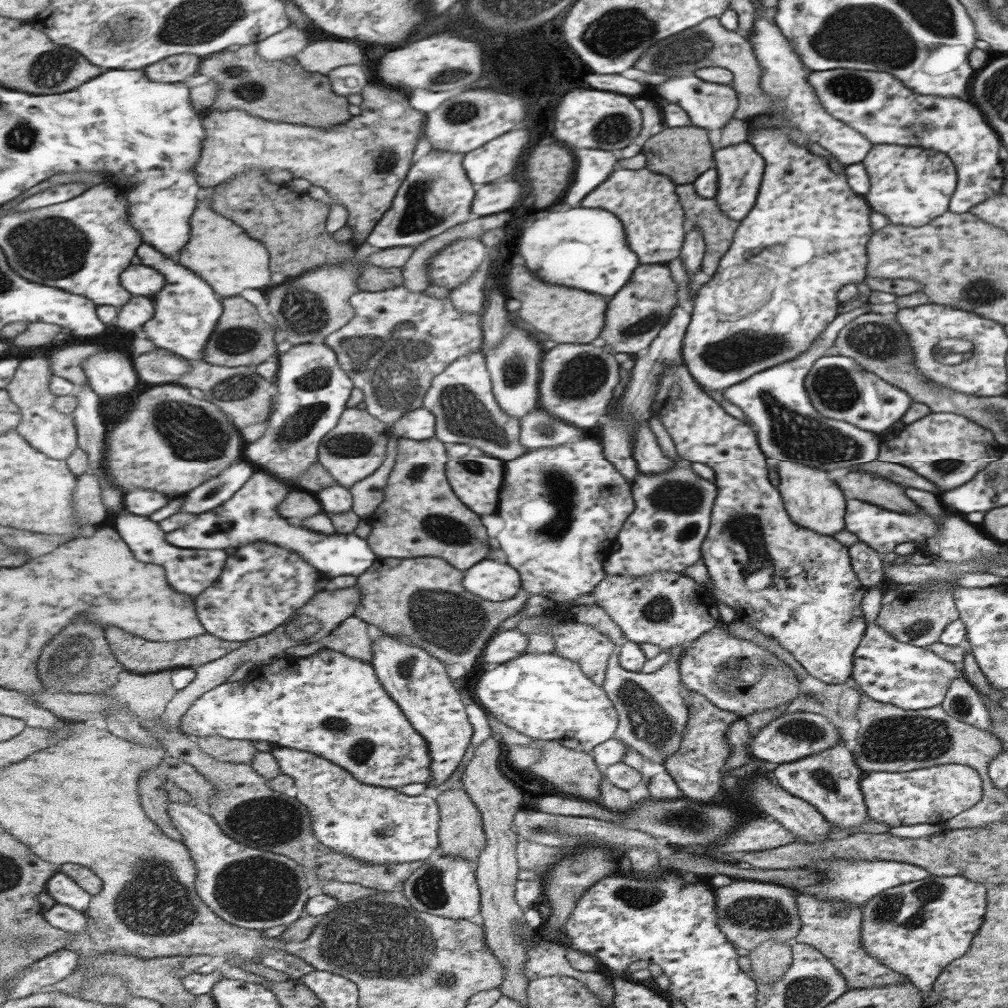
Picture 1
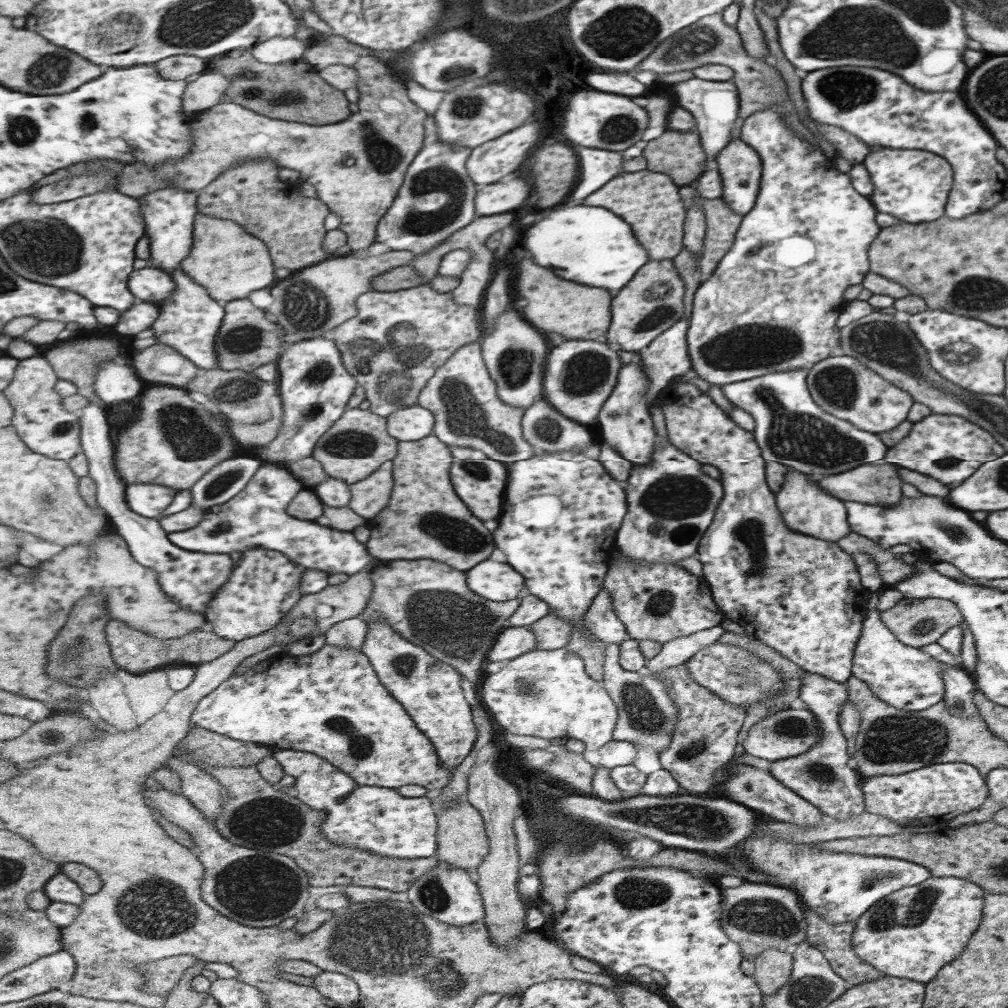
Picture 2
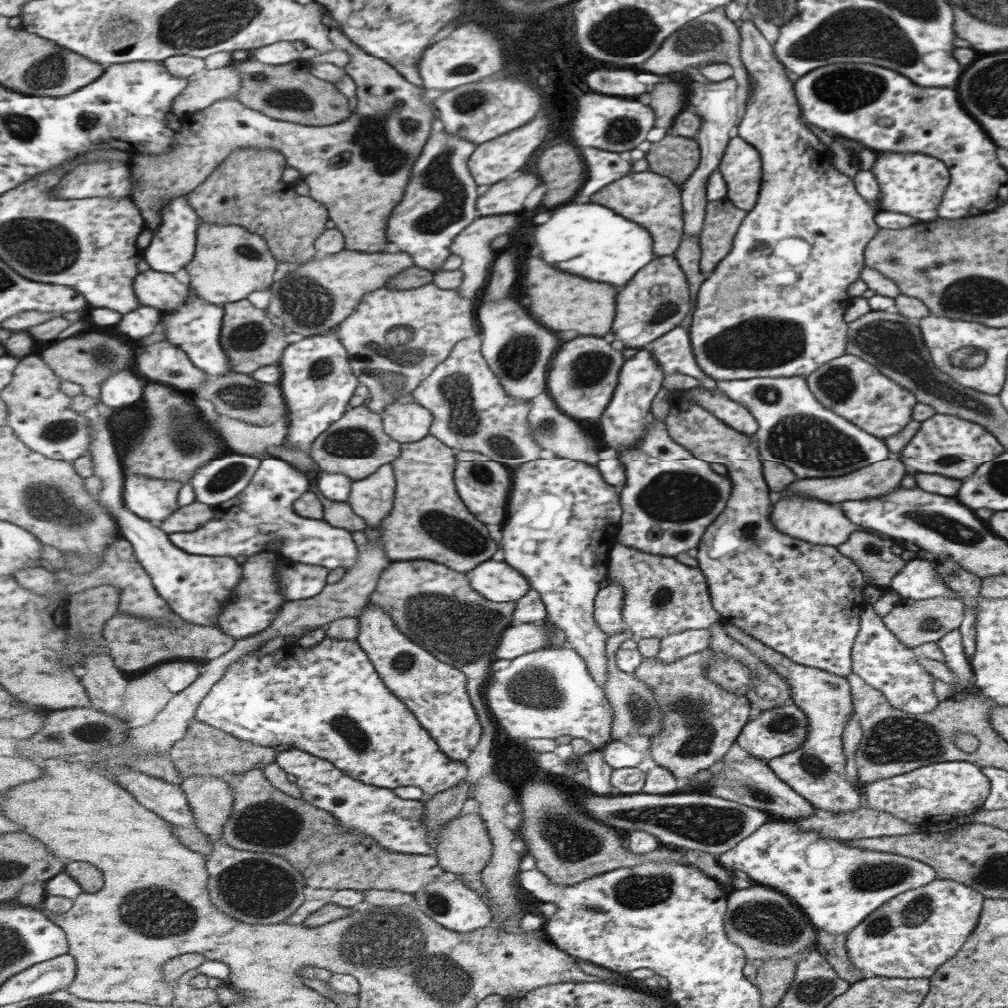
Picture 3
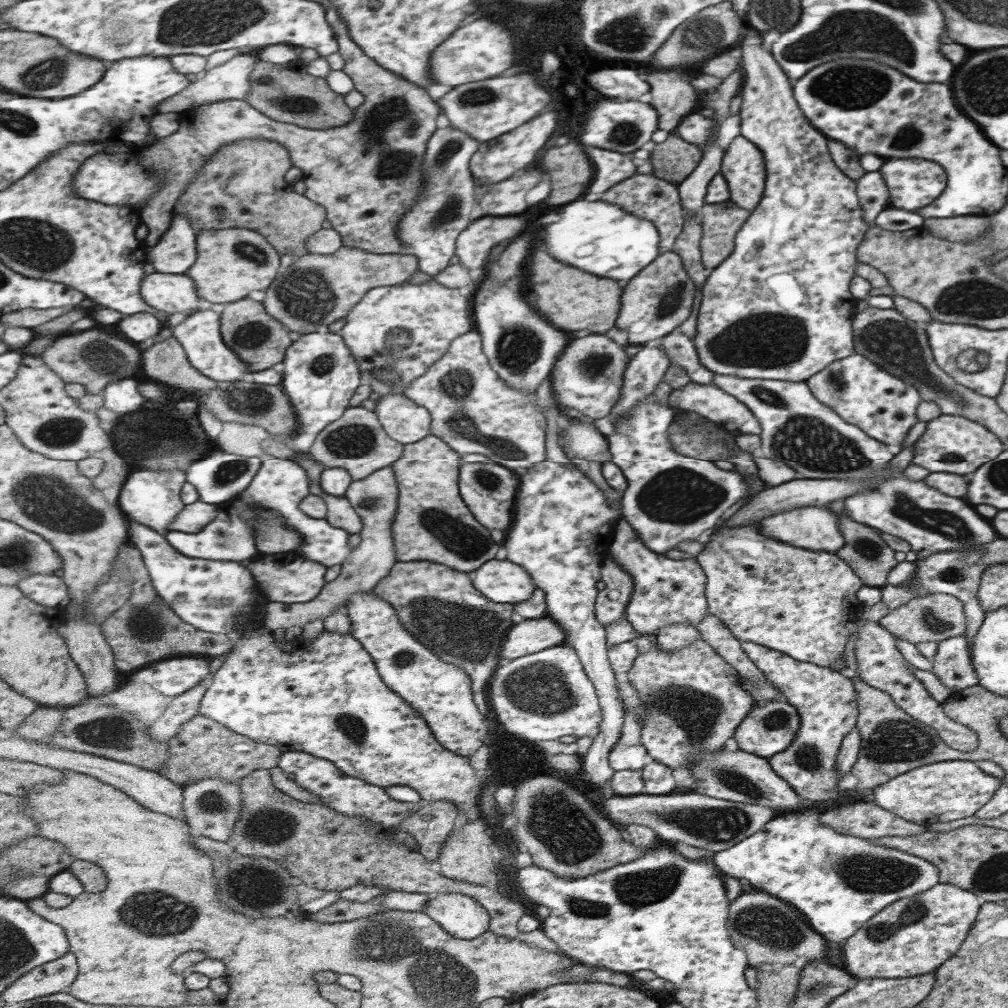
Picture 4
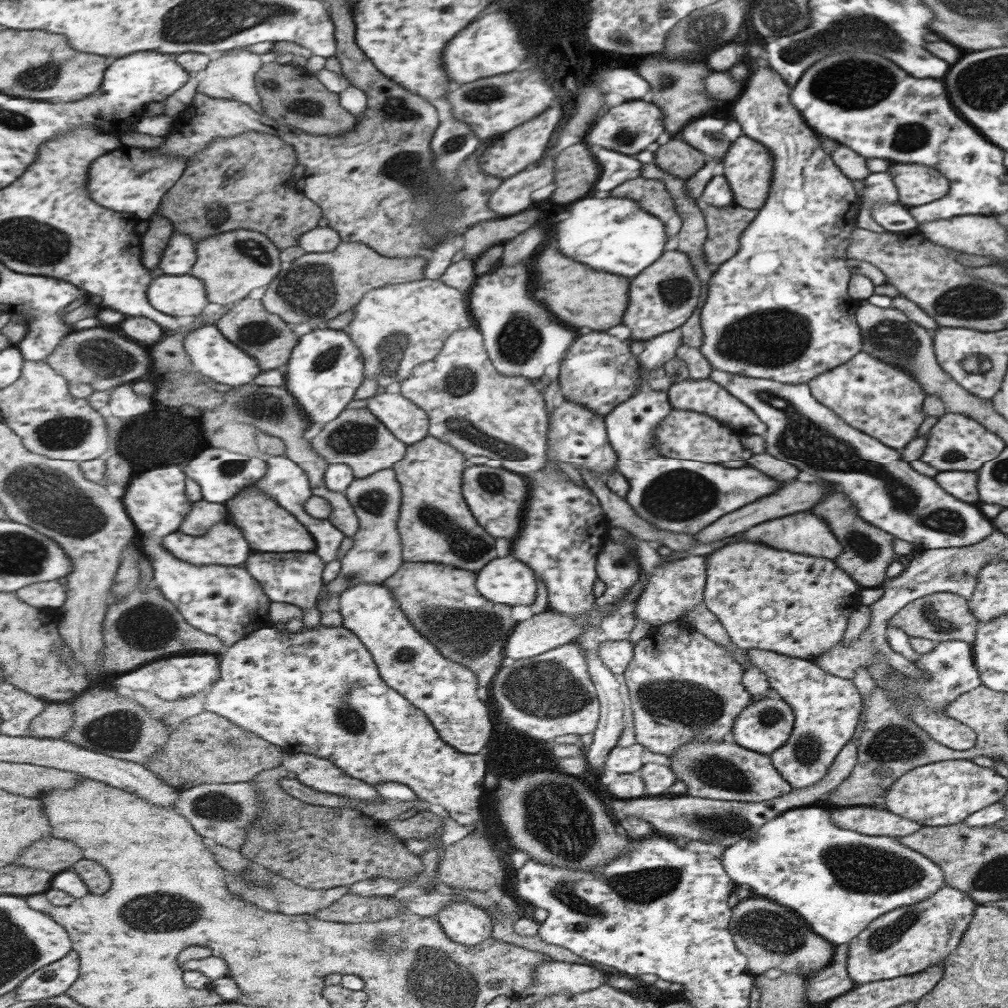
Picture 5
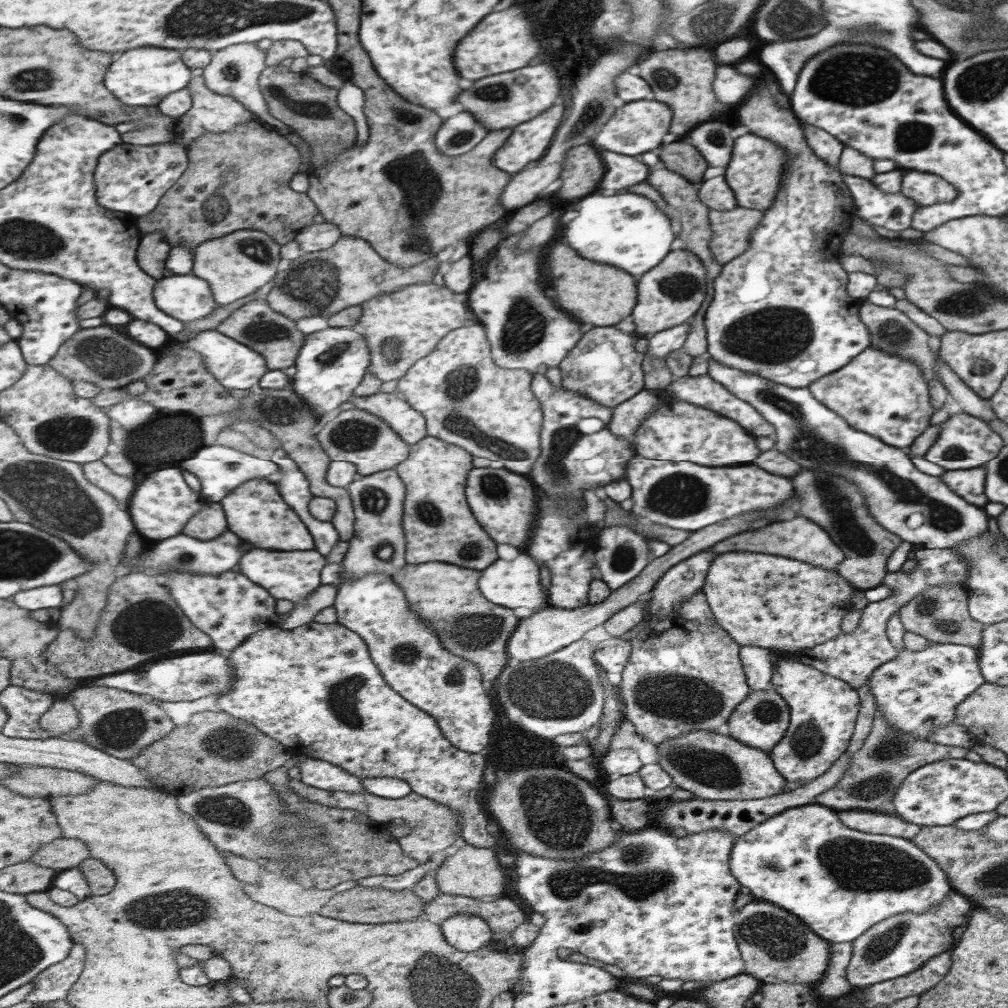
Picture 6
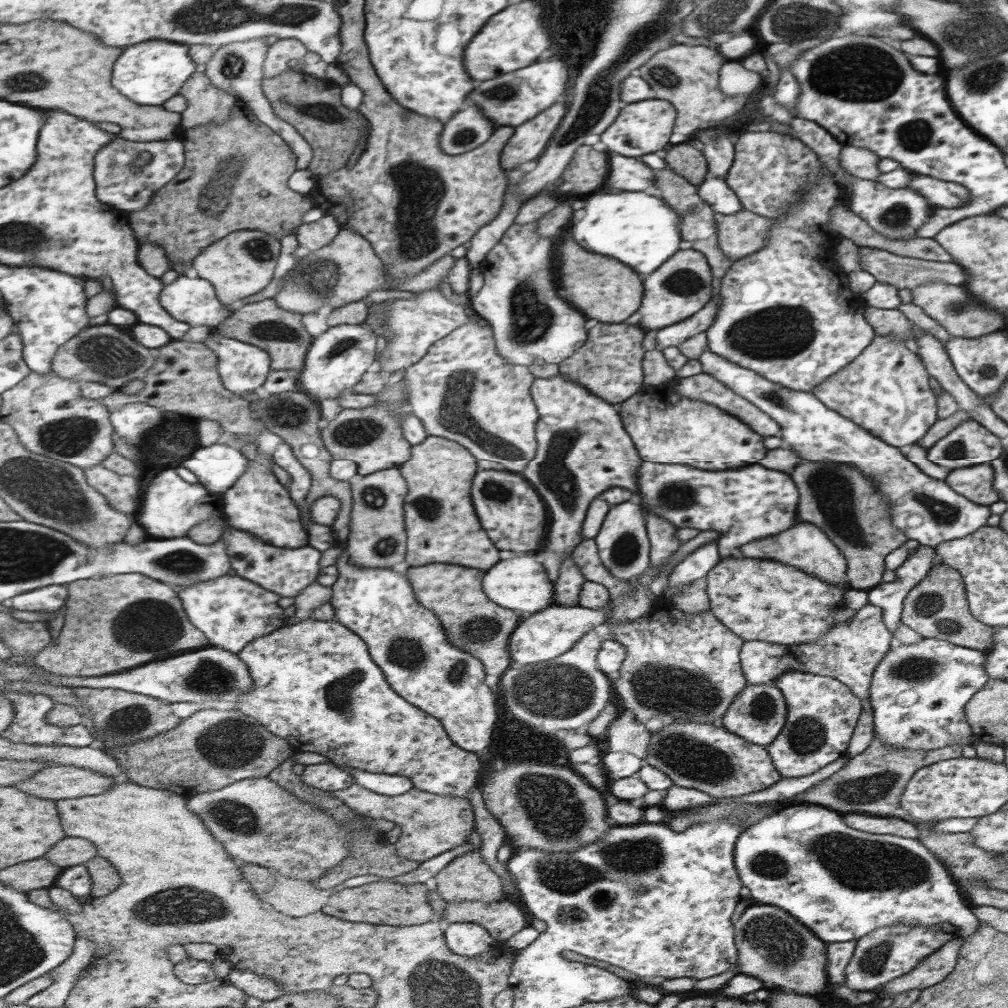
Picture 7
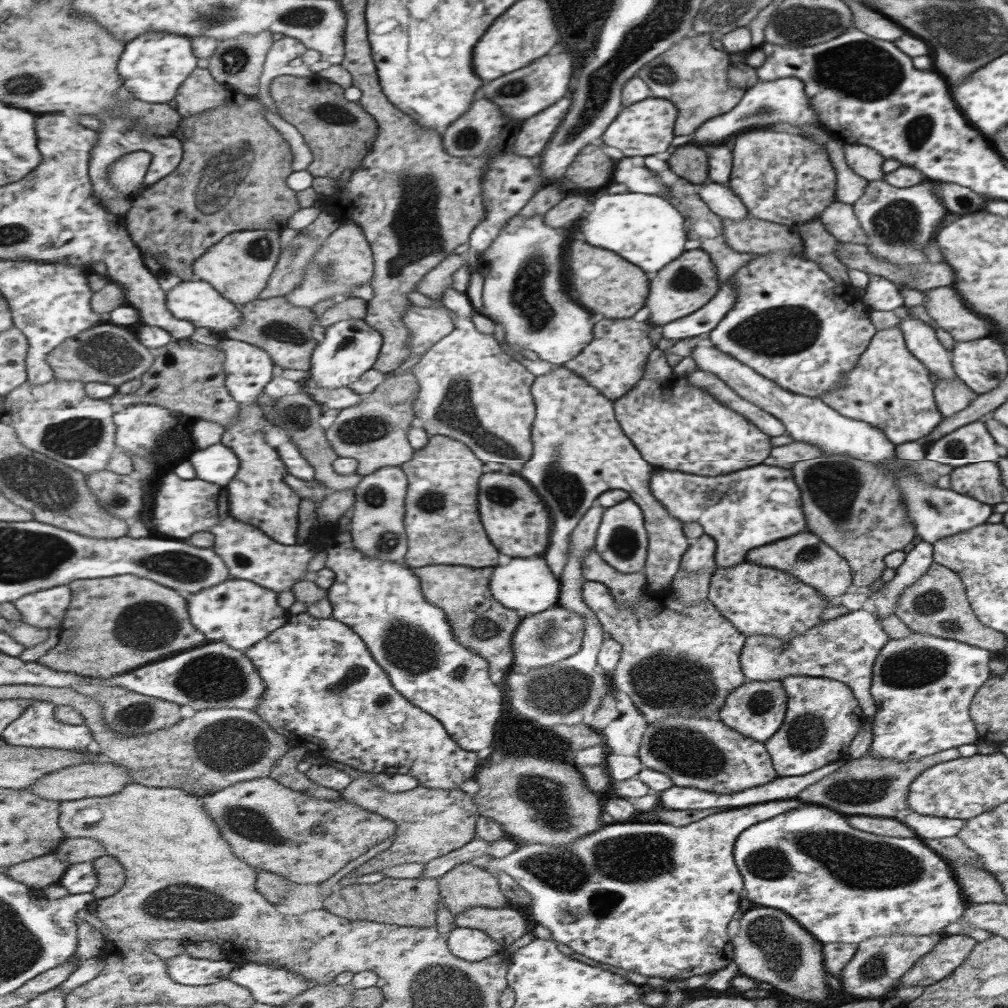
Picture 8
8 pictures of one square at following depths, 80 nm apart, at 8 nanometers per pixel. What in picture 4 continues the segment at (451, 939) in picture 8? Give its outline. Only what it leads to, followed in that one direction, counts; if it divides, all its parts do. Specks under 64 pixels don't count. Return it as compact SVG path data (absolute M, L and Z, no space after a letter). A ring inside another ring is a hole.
M439 892L429 894L431 900L424 910L435 922L438 922L451 936L473 940L488 930L488 912L473 897L460 892Z

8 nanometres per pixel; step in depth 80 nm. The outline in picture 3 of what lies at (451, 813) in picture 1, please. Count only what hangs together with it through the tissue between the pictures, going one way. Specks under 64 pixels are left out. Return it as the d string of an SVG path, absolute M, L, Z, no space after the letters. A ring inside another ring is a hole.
M475 813L461 815L446 824L446 828L441 831L435 855L439 859L441 868L449 874L463 877L466 874L479 874L481 868L488 863L489 856L492 855L491 844L489 844L489 836L481 819Z

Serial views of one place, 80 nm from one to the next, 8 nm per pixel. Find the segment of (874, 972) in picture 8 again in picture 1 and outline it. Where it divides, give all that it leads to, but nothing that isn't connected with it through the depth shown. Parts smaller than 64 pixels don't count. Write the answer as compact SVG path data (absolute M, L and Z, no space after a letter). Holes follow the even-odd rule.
M931 874L921 880L889 888L875 895L860 908L862 948L893 972L906 976L907 980L919 988L926 998L939 972L949 962L967 952L971 938L985 918L986 889L984 883L973 882L965 876L933 876Z

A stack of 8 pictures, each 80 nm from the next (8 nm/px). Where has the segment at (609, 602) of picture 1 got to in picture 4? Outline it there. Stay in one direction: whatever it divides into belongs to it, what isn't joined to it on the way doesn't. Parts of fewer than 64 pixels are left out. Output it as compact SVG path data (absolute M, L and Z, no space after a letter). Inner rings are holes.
M619 520L614 532L614 544L611 544L611 560L619 570L631 576L631 593L628 604L625 606L625 620L637 632L637 635L656 634L659 628L667 628L673 624L685 624L696 627L705 616L709 615L704 588L706 578L693 557L669 559L663 555L645 548L635 531L627 524L626 520Z

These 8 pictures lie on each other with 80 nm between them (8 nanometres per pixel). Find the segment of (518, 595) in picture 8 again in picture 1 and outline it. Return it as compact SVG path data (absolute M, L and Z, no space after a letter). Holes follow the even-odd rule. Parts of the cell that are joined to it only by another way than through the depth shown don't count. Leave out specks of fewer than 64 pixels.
M484 559L467 568L463 586L467 588L467 592L483 600L499 602L517 595L519 578L517 571L510 565Z

